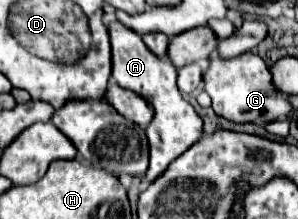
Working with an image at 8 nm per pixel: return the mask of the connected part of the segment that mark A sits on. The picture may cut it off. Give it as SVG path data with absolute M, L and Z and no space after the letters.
M113 20L109 22L109 38L111 38L111 54L113 54L113 80L129 88L137 94L141 94L155 110L153 120L147 126L147 138L149 138L149 150L151 150L151 162L149 170L143 178L143 184L151 184L153 178L159 178L169 164L183 154L189 146L193 146L203 136L203 122L193 110L189 102L185 102L177 88L177 70L167 58L155 56L141 40L141 36L129 28L125 28L121 22Z

